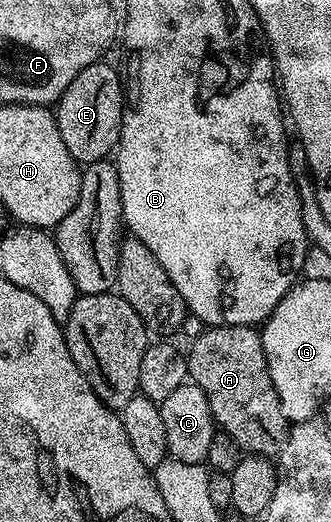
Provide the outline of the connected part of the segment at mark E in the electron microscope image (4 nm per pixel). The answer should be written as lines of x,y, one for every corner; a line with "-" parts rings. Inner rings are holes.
106,61
93,63
88,65
88,69
80,69
80,73
76,73
72,85
68,85
58,99
56,118
60,137
64,137
68,153
72,153
79,165
107,158
118,146
124,110
124,79
119,72
118,75

